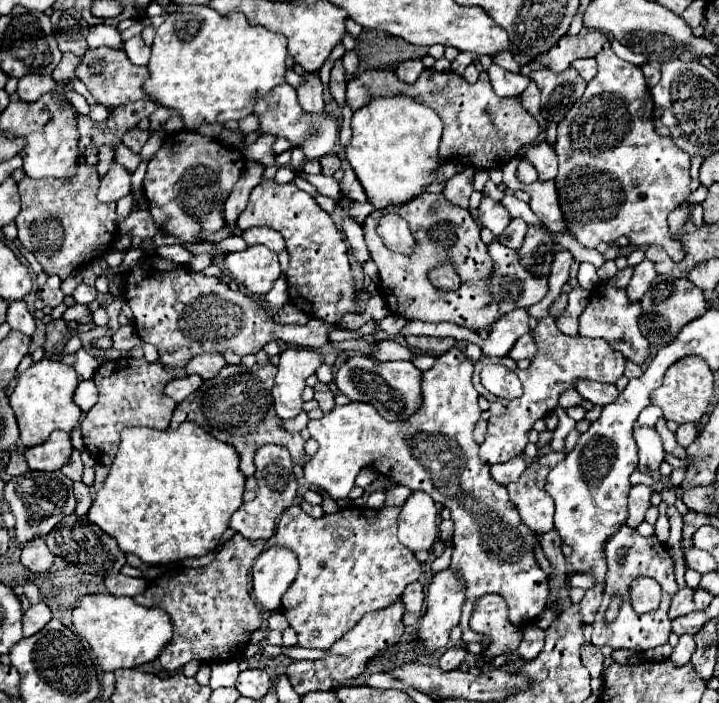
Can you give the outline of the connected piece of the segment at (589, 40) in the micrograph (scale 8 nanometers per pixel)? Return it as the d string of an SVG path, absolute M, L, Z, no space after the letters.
M589 31L587 35L565 35L549 55L541 55L539 63L545 63L553 71L565 71L575 59L581 57L595 57L601 51L601 45L607 37L601 31Z

